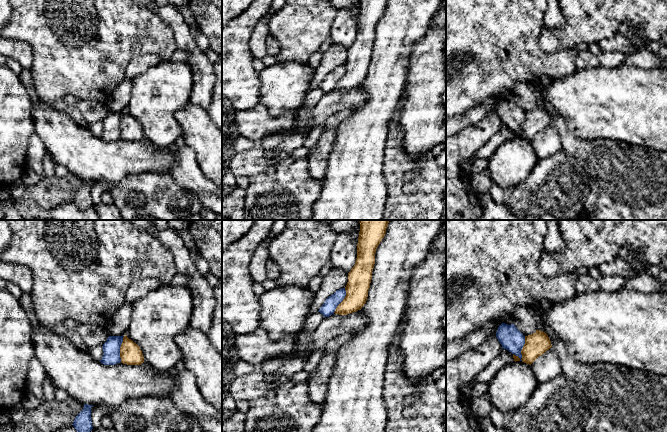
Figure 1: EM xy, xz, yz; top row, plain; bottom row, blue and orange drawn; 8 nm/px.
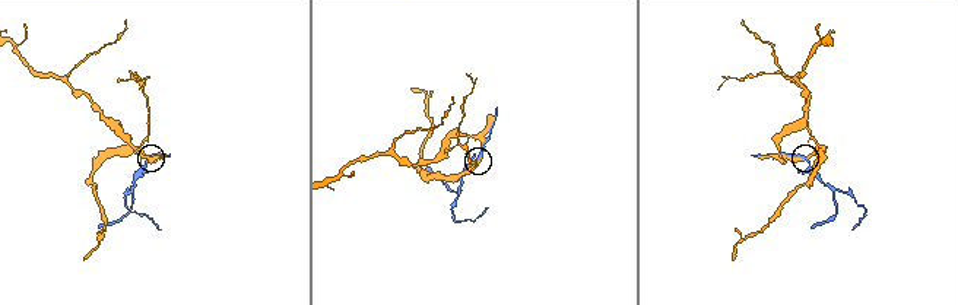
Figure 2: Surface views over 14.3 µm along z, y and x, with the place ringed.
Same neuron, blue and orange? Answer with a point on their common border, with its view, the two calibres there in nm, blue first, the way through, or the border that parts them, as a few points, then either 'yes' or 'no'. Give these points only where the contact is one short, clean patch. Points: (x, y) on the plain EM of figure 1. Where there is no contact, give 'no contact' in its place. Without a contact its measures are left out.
contact yz (522, 123); calibres 190 and 190 nm; no

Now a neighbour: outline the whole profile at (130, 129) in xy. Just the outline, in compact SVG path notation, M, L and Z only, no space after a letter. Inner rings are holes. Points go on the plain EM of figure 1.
M126 111L120 123L121 139L127 141L141 141L144 138L143 129L140 123Z

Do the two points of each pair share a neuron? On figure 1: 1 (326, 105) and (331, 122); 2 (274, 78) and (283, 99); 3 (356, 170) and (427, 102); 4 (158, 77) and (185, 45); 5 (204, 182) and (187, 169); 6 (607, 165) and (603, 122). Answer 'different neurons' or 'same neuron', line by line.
1: different neurons
2: same neuron
3: different neurons
4: different neurons
5: same neuron
6: different neurons

